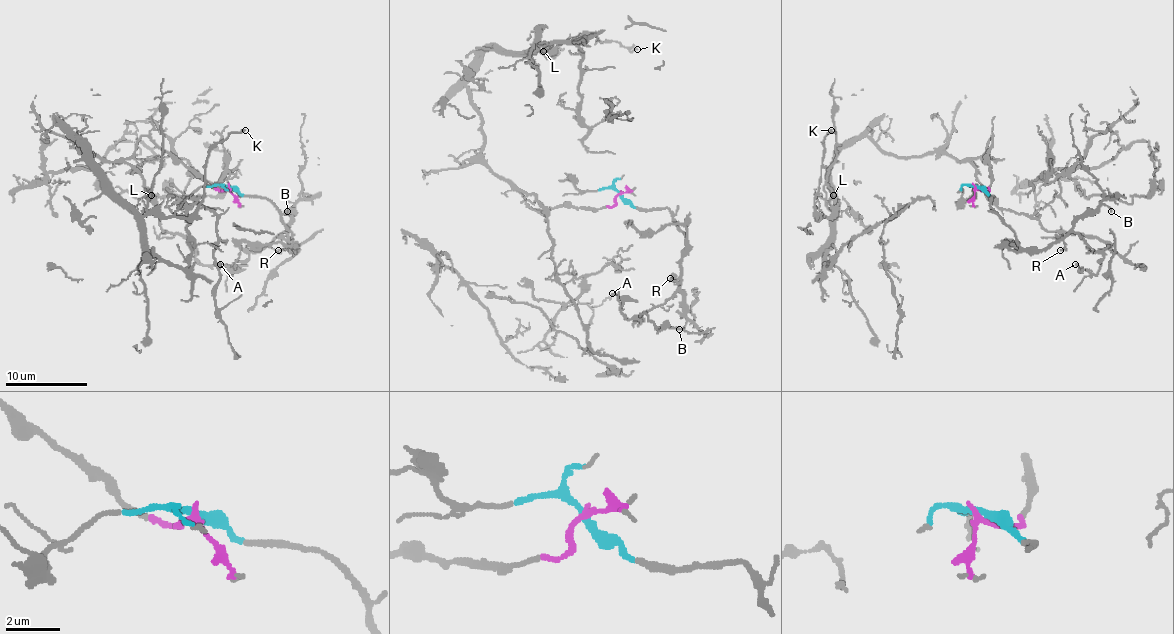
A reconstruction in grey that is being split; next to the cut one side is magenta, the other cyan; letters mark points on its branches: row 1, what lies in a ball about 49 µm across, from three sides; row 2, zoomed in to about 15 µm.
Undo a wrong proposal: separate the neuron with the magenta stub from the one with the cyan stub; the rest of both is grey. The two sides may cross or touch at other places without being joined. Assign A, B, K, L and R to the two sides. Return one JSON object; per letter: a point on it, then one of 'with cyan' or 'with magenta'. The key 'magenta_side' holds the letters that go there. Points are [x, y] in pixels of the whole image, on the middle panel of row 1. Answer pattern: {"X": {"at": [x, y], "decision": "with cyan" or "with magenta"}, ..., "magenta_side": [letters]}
{"A": {"at": [612, 293], "decision": "with cyan"}, "B": {"at": [679, 329], "decision": "with cyan"}, "K": {"at": [637, 49], "decision": "with magenta"}, "L": {"at": [543, 51], "decision": "with magenta"}, "R": {"at": [670, 278], "decision": "with cyan"}, "magenta_side": ["K", "L"]}

